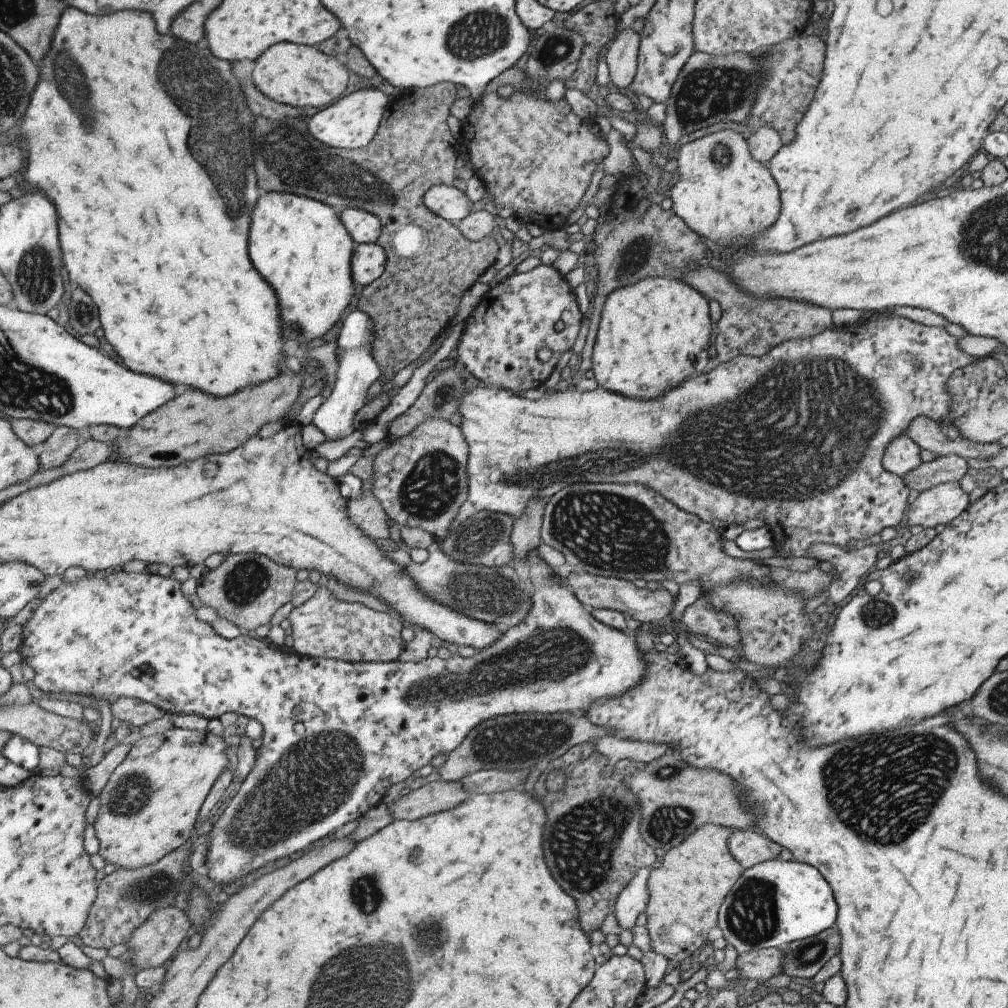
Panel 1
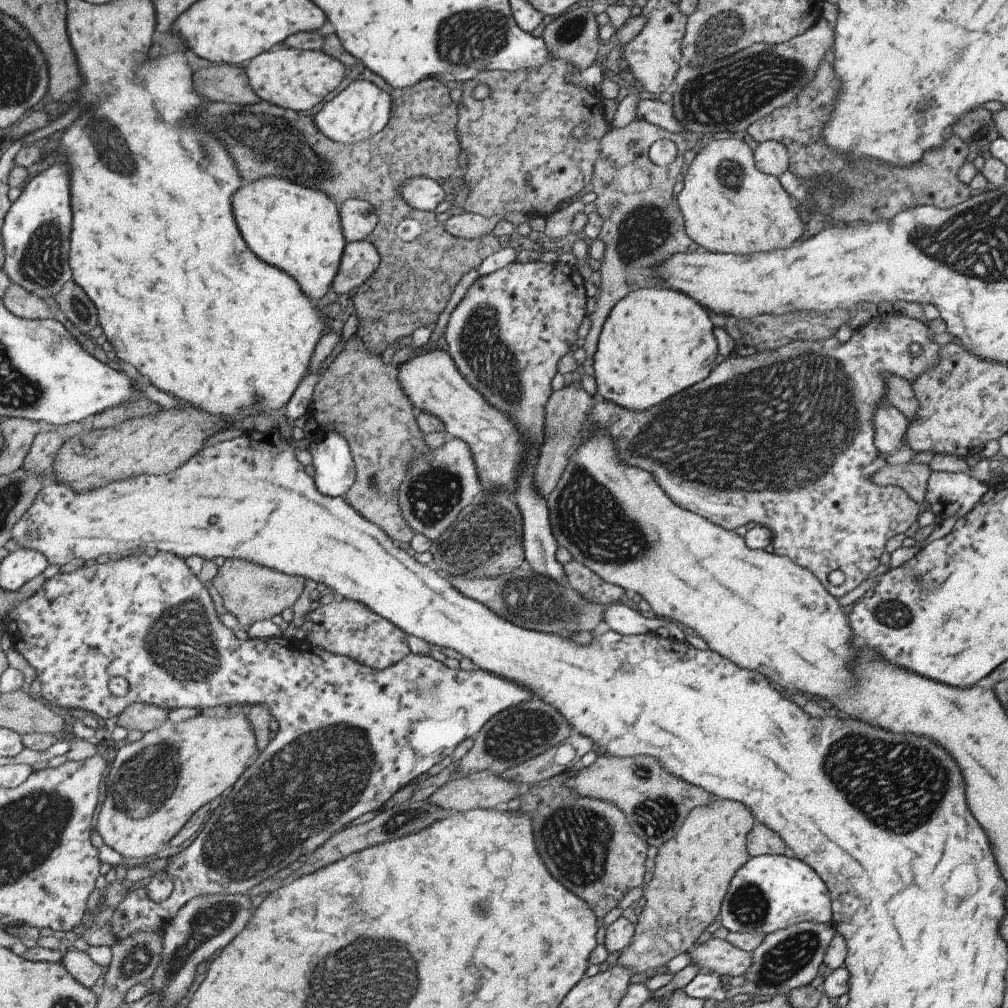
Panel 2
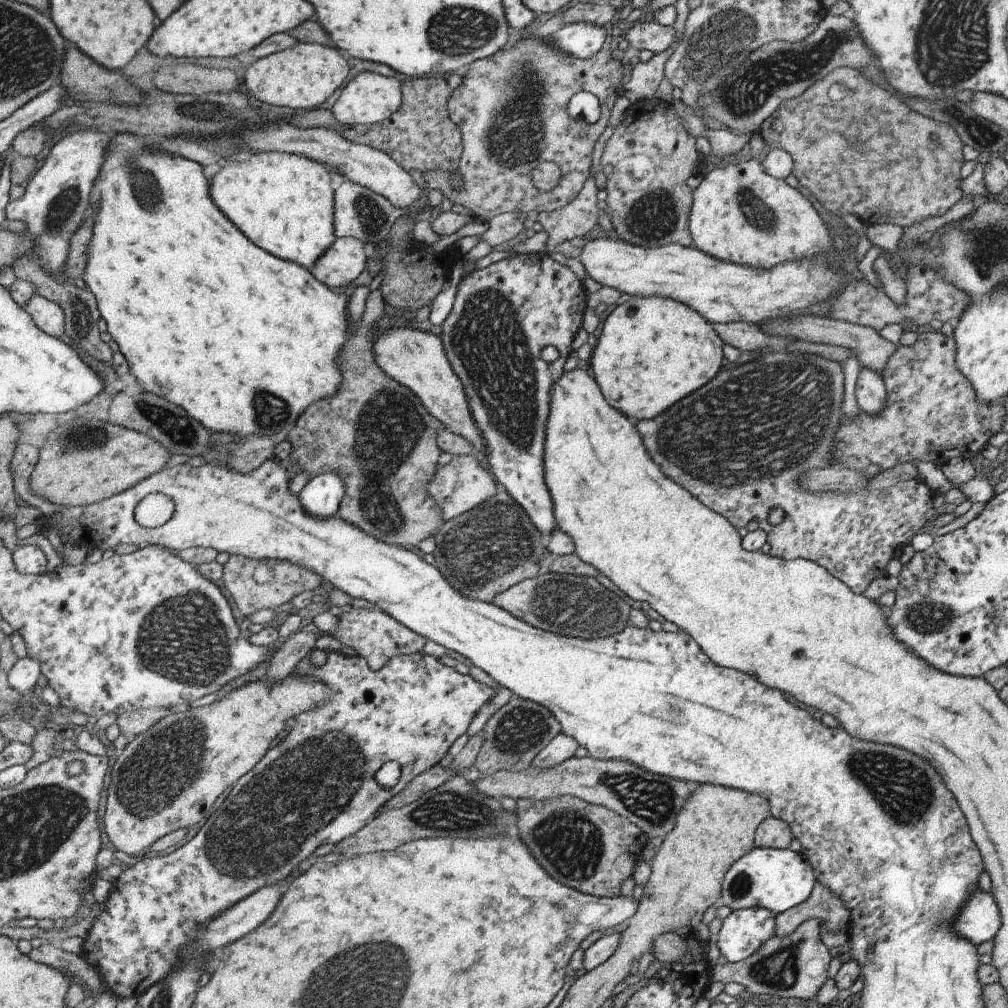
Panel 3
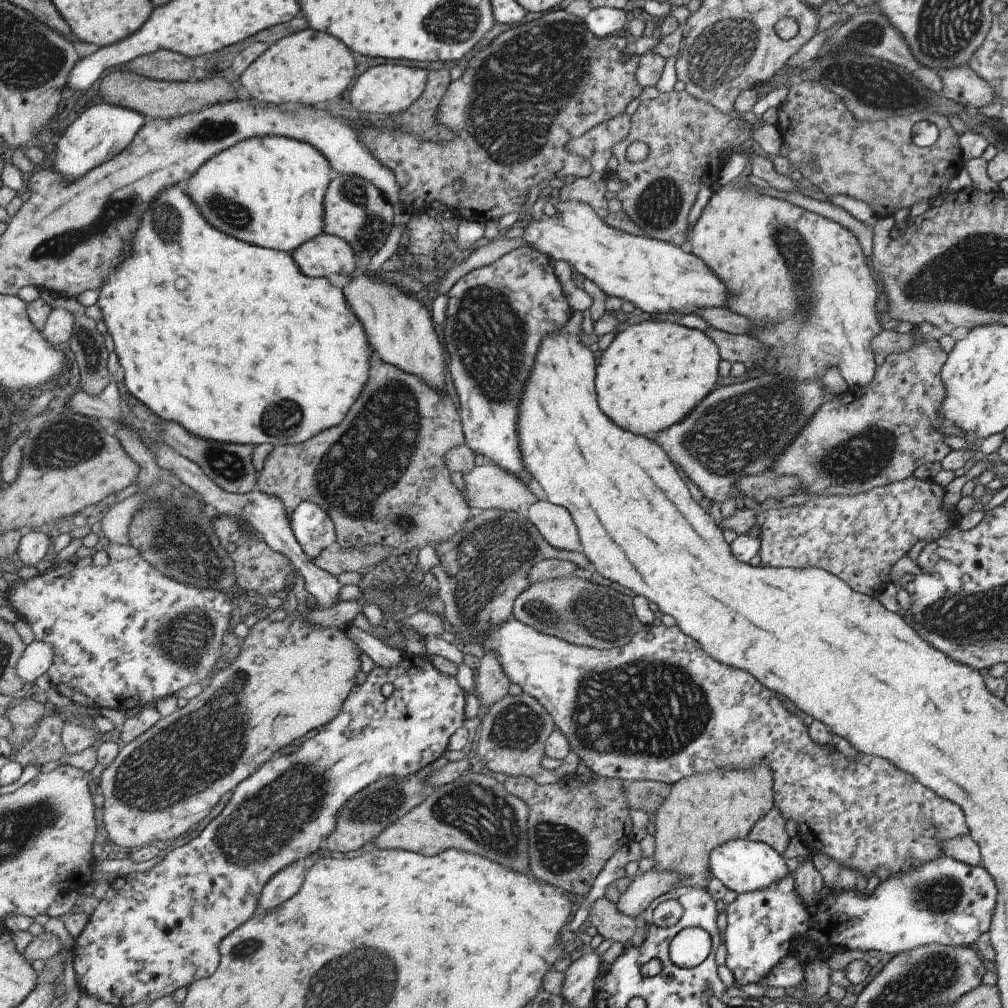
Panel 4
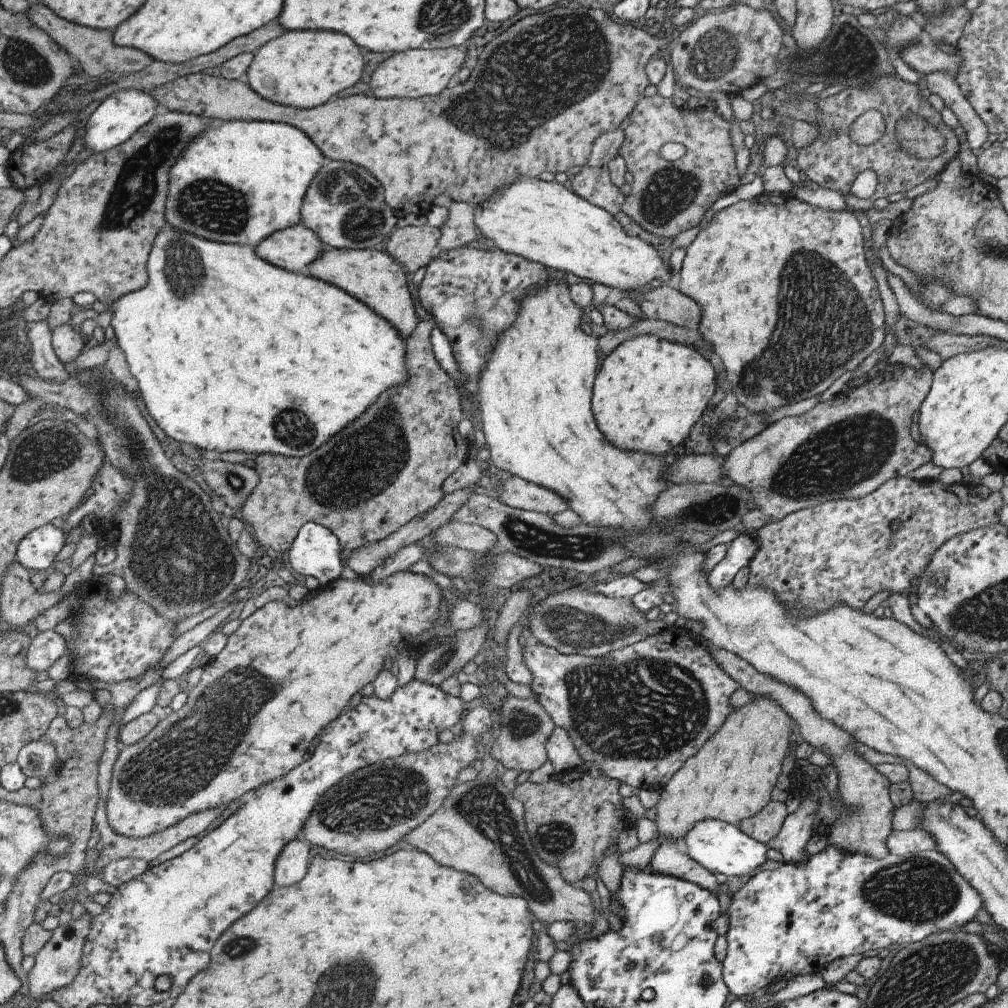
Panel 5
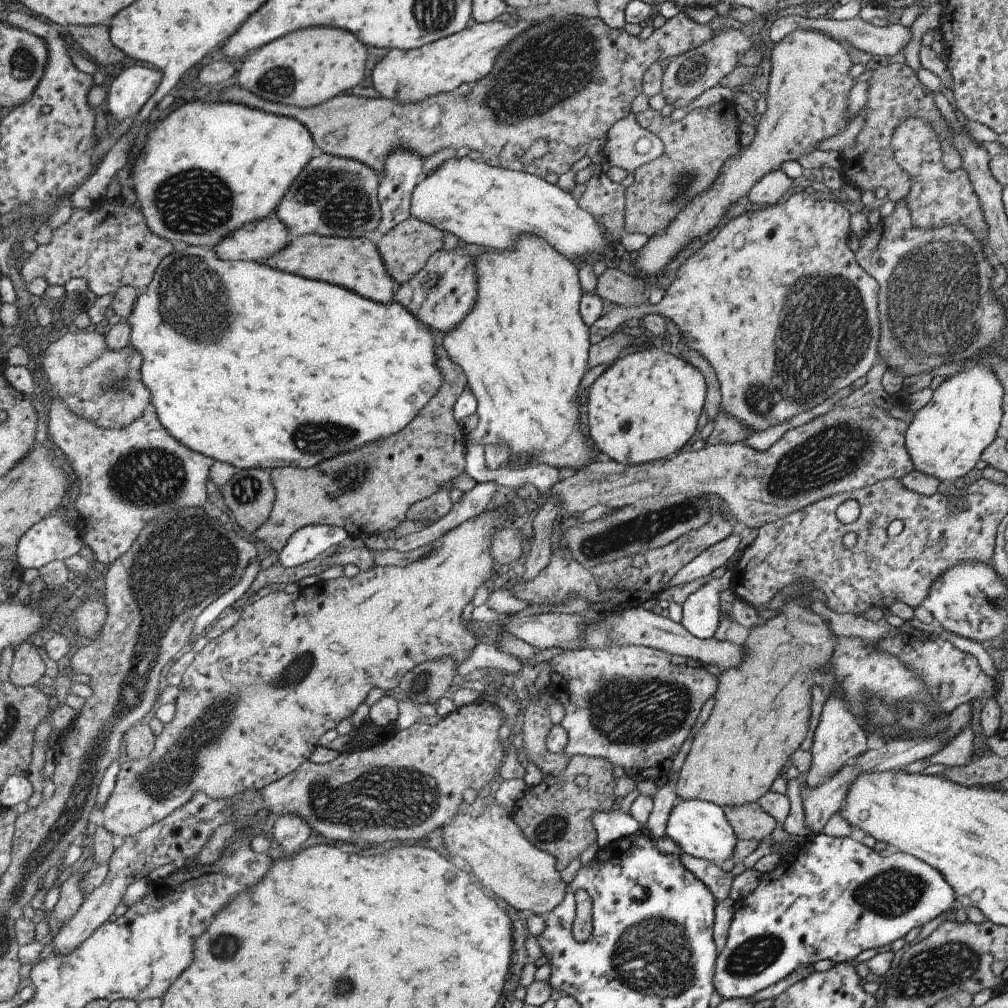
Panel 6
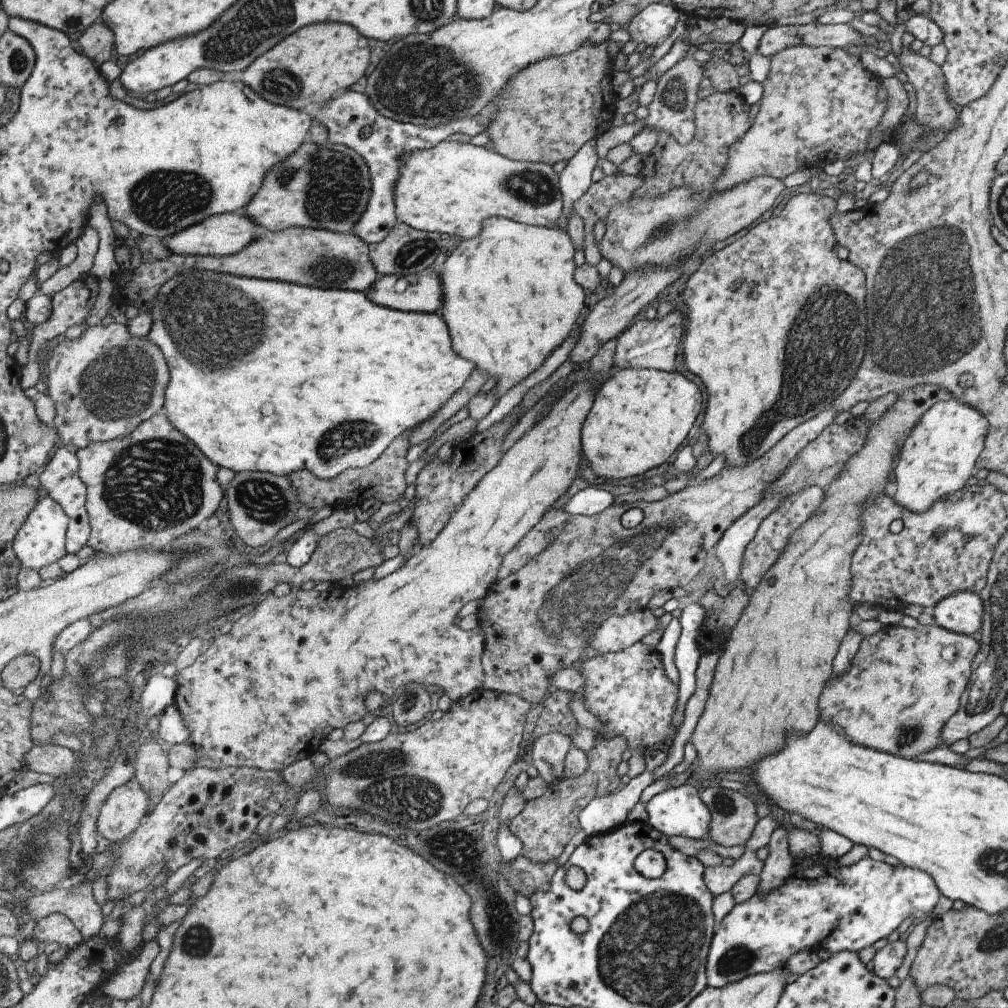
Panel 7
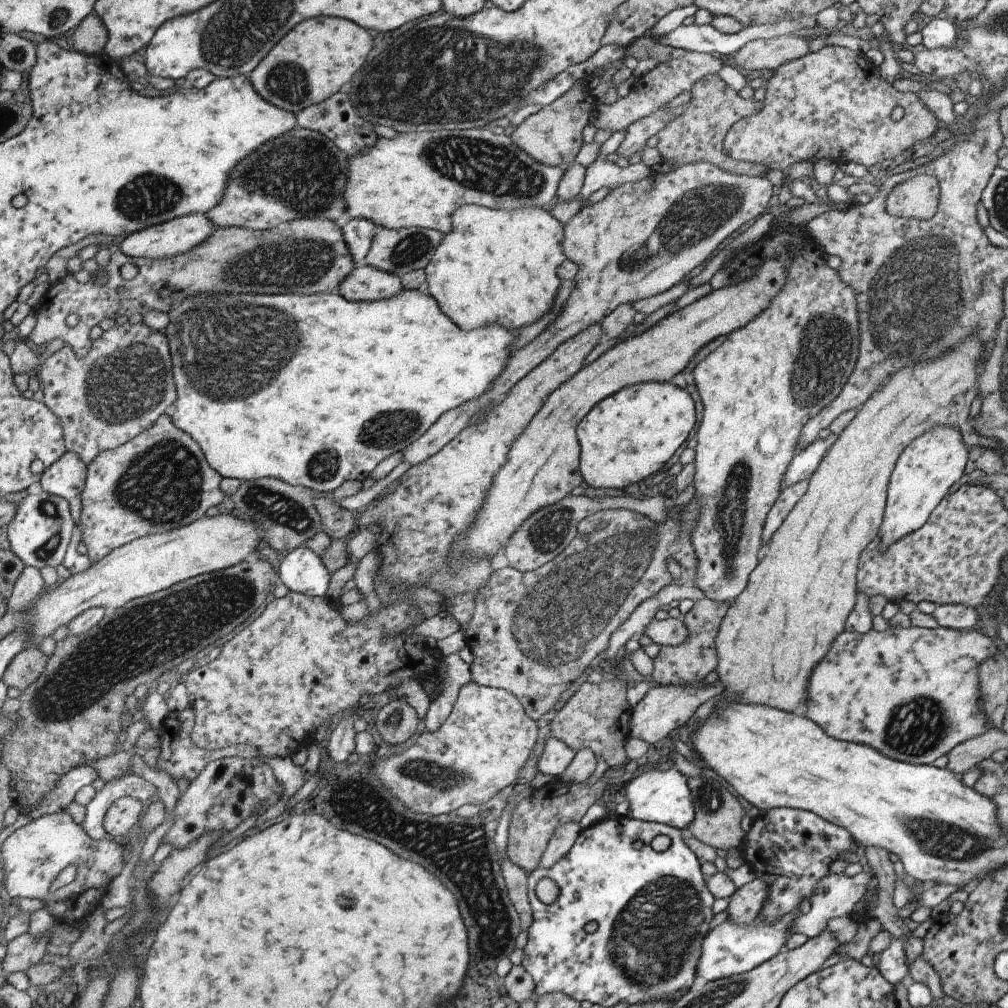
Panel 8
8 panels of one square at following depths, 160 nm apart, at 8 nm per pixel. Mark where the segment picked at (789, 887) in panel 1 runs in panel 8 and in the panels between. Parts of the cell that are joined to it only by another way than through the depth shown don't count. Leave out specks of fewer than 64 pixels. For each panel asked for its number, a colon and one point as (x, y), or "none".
2: (769, 892)
3: (774, 879)
4: (741, 865)
5: (719, 847)
6: (699, 828)
7: (678, 811)
8: (660, 796)

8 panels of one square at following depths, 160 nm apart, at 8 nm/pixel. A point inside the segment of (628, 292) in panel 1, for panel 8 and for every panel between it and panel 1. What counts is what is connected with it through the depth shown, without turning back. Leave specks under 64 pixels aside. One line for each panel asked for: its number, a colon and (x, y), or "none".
2: (655, 342)
3: (663, 350)
4: (651, 375)
5: (648, 392)
6: (645, 407)
7: (640, 416)
8: (632, 434)

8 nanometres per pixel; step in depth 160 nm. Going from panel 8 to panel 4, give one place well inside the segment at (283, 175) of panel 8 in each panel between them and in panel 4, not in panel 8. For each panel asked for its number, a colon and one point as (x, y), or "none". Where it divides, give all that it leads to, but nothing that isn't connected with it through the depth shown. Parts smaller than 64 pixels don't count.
4: (356, 210)
5: (346, 205)
6: (334, 196)
7: (328, 186)

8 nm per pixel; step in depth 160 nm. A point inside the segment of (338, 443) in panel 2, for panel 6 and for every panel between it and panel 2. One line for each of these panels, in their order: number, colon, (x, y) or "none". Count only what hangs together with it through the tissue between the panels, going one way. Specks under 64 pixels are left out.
3: (321, 497)
4: (316, 531)
5: (317, 553)
6: (312, 541)

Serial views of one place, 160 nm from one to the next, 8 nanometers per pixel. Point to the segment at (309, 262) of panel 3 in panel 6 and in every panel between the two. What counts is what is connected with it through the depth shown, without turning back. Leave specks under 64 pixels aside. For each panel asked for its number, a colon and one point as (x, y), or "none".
4: (273, 188)
5: (242, 181)
6: (229, 165)

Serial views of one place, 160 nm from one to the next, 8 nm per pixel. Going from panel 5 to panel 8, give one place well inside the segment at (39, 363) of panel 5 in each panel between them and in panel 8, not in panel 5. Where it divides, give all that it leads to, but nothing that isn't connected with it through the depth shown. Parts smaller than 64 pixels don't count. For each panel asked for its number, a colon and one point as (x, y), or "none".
6: (127, 477)
7: (131, 505)
8: (161, 480)

